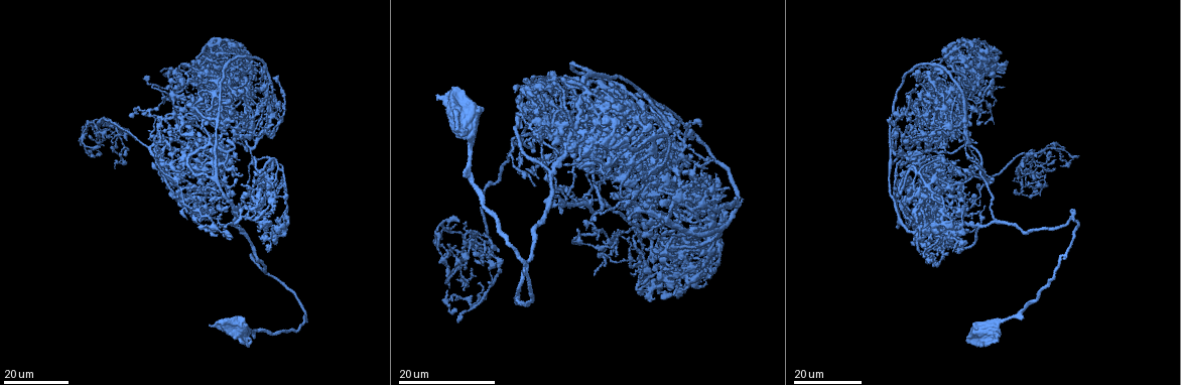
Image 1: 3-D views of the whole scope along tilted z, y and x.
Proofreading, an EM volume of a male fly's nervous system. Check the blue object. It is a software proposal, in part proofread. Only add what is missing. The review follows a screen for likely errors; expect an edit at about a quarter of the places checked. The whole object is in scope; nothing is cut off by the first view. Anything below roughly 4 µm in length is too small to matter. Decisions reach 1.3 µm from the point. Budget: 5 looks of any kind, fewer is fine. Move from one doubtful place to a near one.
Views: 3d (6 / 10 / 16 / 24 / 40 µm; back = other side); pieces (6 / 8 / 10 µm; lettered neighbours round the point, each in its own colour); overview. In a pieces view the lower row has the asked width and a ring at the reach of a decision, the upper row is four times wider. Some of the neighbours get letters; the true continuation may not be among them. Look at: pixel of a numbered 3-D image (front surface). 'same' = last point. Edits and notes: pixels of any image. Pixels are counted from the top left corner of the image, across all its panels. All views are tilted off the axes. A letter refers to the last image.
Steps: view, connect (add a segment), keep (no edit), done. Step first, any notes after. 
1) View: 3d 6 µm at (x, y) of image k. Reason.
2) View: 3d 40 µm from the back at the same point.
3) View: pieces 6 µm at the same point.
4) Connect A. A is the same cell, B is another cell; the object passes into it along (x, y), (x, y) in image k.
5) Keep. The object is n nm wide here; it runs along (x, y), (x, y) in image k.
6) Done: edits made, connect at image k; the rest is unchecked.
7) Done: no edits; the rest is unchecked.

View: 3d 16 µm at (967, 102) of image 1. Free end.

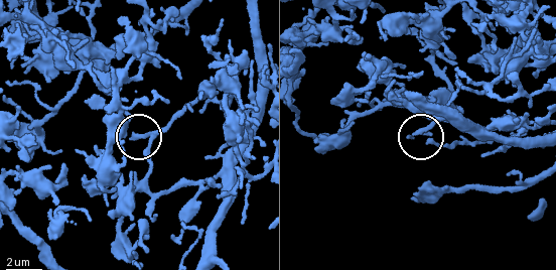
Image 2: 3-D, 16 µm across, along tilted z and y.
View: pieces 10 µm at (415, 133) of image 2.

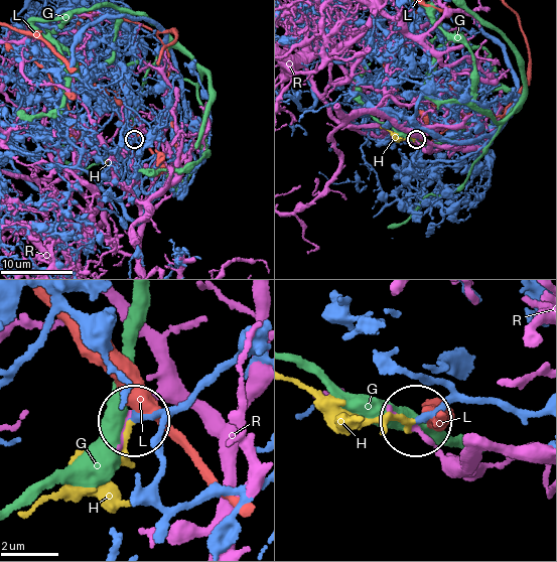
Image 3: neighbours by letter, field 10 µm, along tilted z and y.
Keep. The object is 220 nm wide here; G, H, L and R are other cells; it runs along (537, 418), (464, 402), (425, 410), (417, 418) in image 3; no lettered segment goes on from it.

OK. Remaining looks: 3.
View: 3d 24 µm at (252, 61) of image 1. Branch stops here.

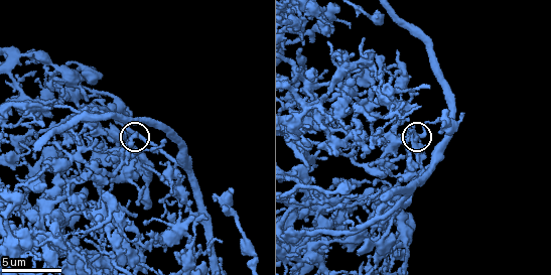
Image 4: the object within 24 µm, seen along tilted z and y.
View: pieces 10 µm at (136, 134) of image 4. What lies round it.

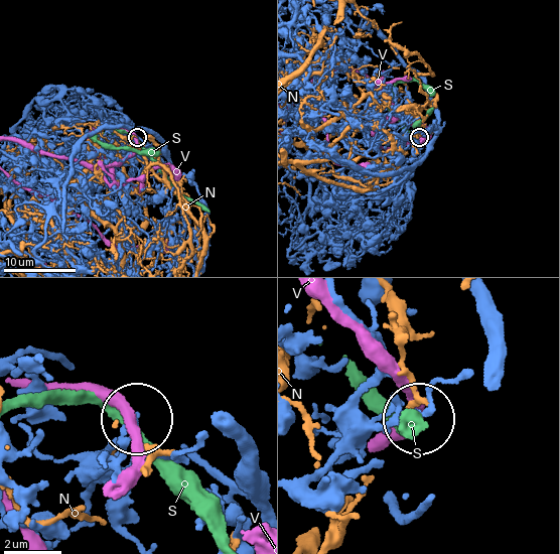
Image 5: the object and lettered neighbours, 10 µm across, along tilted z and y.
Keep. N, S and V are other cells; none of them fits.

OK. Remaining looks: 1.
Done: no edits; the rest is unchecked.

